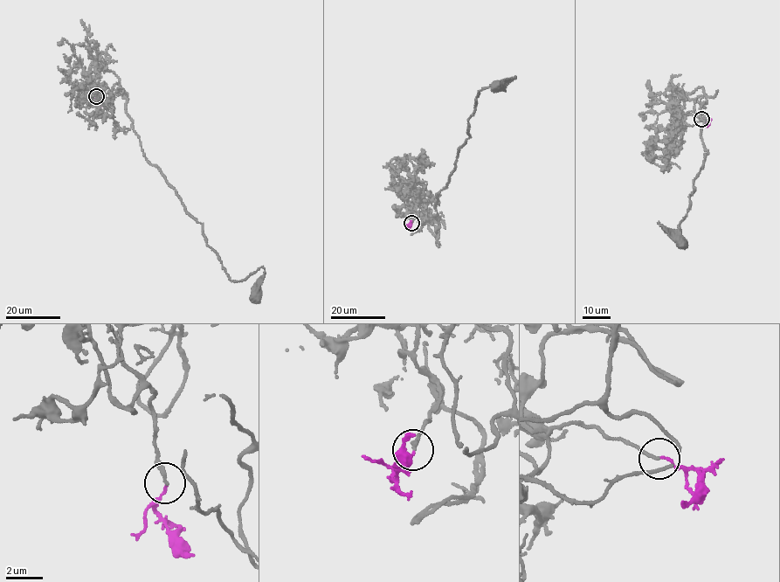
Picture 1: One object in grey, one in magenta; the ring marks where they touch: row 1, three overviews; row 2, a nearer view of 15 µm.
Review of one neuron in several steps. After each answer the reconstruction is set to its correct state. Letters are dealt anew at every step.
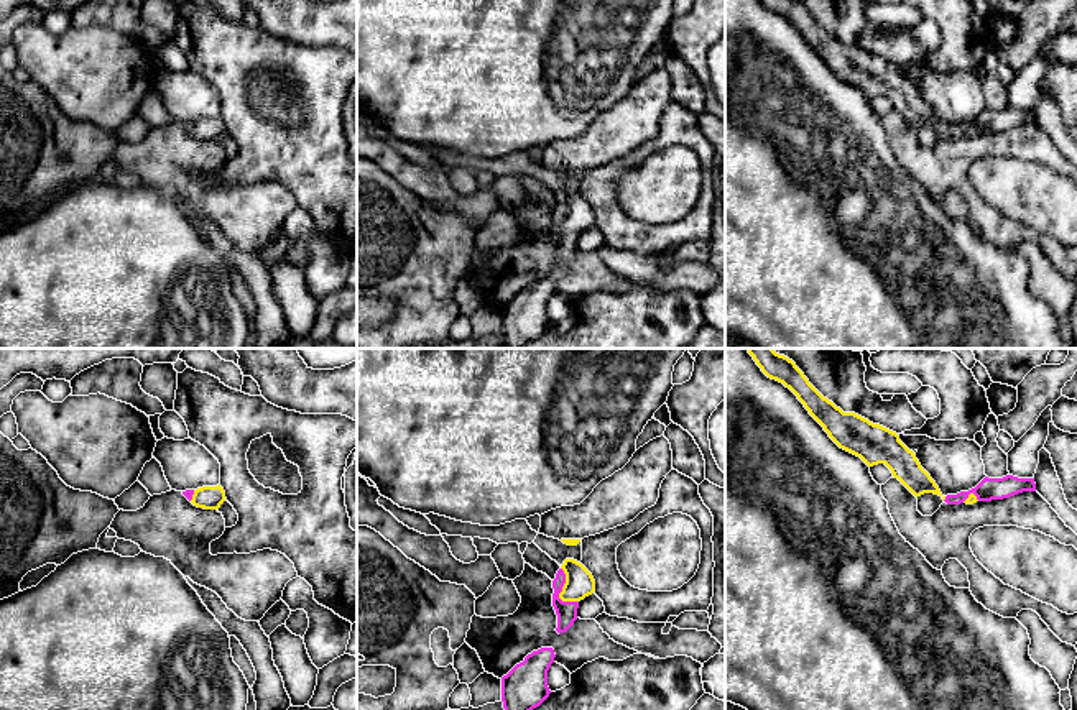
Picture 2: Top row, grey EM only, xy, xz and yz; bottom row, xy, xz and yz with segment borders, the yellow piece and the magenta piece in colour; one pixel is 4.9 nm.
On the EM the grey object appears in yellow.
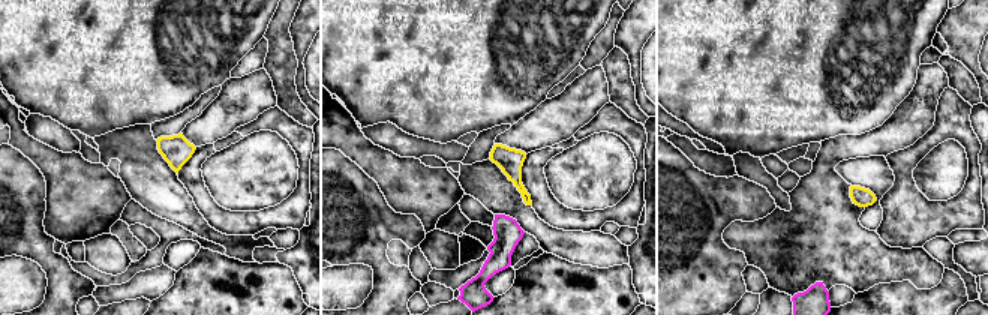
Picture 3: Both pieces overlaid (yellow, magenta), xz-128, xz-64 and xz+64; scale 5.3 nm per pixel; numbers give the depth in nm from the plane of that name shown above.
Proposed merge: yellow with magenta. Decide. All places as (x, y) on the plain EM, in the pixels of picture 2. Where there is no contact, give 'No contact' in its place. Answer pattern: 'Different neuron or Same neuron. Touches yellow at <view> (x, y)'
Same neuron. Touches yellow at xz (561, 224)

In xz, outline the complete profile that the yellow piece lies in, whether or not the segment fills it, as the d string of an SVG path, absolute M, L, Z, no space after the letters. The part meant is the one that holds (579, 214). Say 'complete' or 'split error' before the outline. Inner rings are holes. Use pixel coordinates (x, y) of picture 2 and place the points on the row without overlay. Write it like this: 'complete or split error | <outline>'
split error | M566 191L552 212L552 220L552 238L557 247L556 263L561 266L577 251L579 233L595 224L595 212L580 194Z

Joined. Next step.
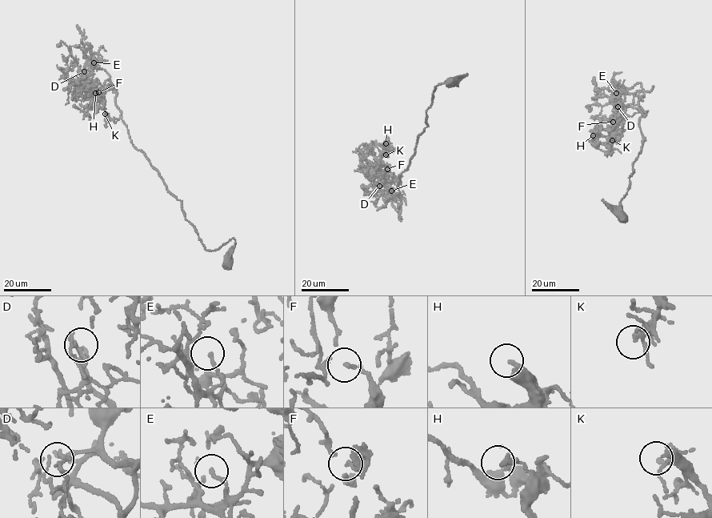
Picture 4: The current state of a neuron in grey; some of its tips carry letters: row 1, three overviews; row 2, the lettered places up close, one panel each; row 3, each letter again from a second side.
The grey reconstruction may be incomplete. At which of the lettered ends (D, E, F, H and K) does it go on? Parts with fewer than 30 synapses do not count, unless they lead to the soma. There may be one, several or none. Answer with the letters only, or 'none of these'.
K

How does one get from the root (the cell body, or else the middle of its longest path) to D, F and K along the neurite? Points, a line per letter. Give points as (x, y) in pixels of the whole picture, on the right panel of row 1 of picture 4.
D: (620, 216), (602, 200), (619, 217), (646, 138), (638, 125), (642, 91), (621, 106), (620, 116), (618, 106)
F: (620, 216), (602, 200), (619, 217), (646, 138), (638, 125), (642, 91), (617, 108), (622, 118), (613, 122)
K: (620, 216), (602, 200), (619, 217), (646, 138), (642, 91), (617, 108), (621, 123), (597, 129), (612, 140)

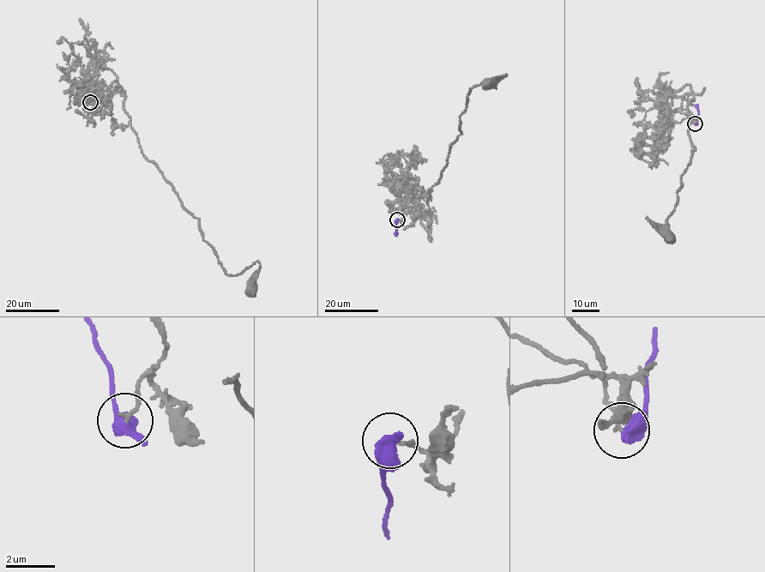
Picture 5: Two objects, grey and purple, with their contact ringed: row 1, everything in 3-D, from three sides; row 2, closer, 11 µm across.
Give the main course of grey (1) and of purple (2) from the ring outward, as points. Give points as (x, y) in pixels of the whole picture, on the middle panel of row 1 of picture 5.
1: (397, 219), (409, 195), (430, 226), (428, 189), (461, 133), (469, 90), (489, 82)
2: (397, 219), (395, 234)

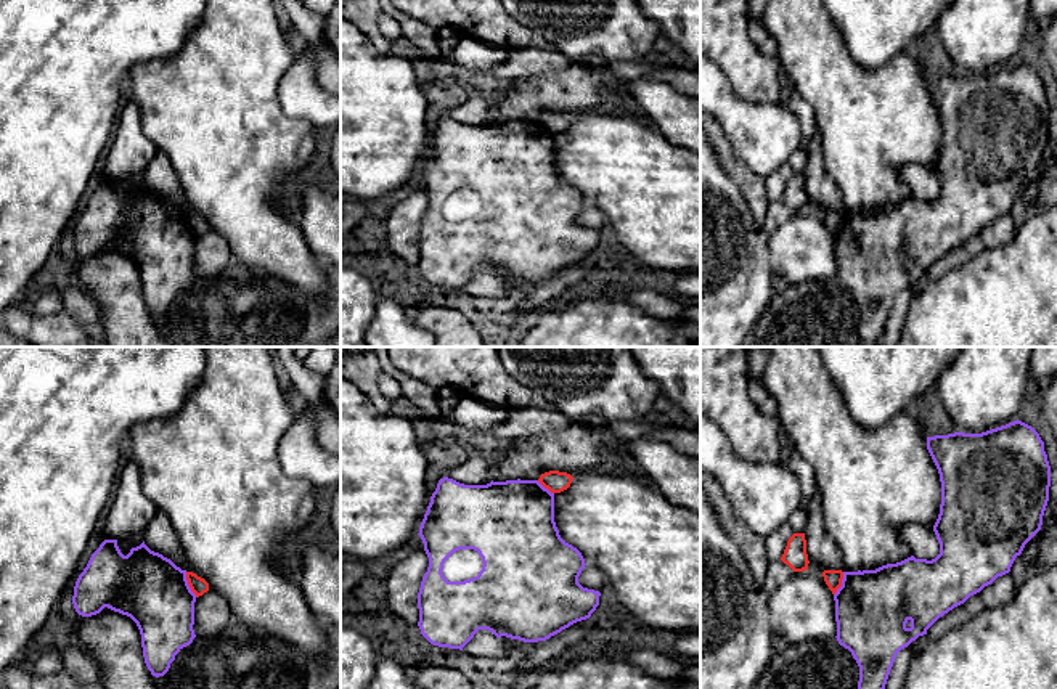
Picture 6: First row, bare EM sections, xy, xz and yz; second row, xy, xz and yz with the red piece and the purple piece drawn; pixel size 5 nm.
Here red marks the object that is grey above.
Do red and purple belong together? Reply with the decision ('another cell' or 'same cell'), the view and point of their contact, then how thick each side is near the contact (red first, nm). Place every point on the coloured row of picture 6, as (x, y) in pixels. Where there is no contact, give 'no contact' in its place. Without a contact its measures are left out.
another cell; contact xy (188, 583); calibres 90 and 360 nm

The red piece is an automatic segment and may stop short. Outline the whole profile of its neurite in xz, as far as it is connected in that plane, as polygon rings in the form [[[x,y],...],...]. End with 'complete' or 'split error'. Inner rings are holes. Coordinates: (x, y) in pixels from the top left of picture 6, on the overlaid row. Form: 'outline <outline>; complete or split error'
outline [[[549,471],[540,475],[538,482],[551,493],[561,493],[567,490],[573,477],[567,472]]]; complete

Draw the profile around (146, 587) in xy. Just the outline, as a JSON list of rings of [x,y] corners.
[[[104,540],[92,554],[76,581],[72,596],[74,609],[82,617],[96,615],[104,607],[130,617],[141,634],[145,663],[156,678],[164,676],[175,655],[196,638],[194,602],[196,594],[188,585],[186,570],[151,551],[145,541],[124,556],[117,540]]]

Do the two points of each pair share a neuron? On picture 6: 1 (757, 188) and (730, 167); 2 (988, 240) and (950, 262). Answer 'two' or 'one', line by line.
1: one
2: one

